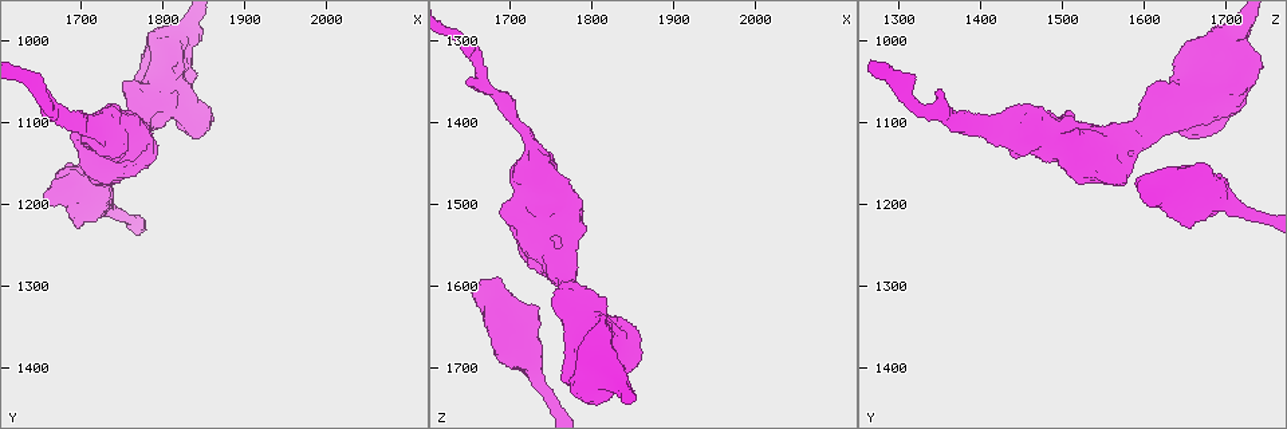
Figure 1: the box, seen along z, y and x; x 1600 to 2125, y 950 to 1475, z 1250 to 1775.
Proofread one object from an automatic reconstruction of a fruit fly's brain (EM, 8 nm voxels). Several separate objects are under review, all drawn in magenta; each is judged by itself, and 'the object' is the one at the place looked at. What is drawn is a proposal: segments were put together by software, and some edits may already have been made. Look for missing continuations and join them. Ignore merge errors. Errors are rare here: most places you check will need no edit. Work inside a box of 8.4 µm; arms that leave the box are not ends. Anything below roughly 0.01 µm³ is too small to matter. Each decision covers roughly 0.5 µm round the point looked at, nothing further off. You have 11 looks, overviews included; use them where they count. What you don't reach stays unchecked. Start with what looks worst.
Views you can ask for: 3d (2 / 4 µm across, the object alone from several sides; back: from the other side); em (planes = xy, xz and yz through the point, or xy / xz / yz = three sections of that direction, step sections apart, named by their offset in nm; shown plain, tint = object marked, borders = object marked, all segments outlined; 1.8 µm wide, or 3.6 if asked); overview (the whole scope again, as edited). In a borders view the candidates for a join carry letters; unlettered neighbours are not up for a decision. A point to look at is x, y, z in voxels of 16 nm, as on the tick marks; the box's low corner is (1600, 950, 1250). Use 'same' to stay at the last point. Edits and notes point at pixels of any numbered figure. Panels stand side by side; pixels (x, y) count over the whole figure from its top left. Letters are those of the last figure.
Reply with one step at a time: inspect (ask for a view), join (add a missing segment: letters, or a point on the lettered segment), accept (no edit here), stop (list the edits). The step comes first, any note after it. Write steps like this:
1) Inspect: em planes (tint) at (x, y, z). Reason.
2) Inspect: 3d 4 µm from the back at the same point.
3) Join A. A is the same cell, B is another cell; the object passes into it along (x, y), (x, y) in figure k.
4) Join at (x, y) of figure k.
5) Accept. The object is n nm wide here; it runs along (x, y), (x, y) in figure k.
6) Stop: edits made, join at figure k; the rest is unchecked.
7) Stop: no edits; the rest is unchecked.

Inspect: em xz step 8 (tint) at (1650, 1065, 1345). Free end.

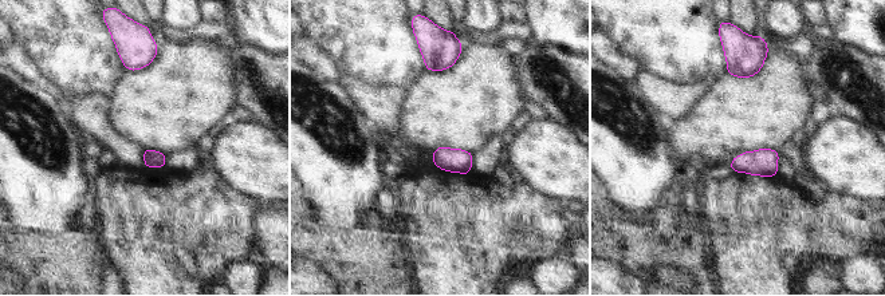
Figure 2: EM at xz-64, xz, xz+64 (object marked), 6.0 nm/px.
Inspect: em planes (borders) at the same point.

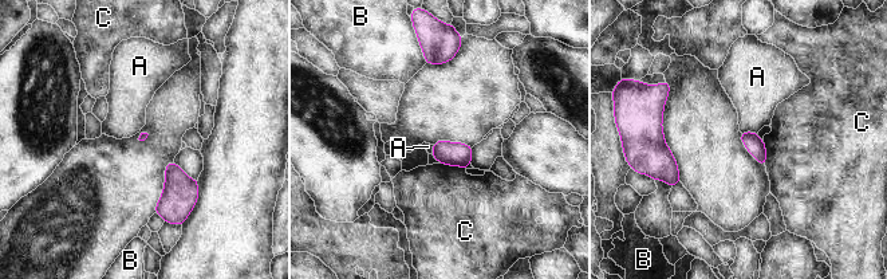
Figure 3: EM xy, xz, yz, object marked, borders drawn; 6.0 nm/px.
Accept. The longest contact is with C, 160 nm; A, B and C are other cells; a border runs along (757, 132), (741, 133) in figure 3; none of them fits.

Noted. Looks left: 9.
Inspect: 3d 4 µm at (1850, 1115, 1690). Free end.

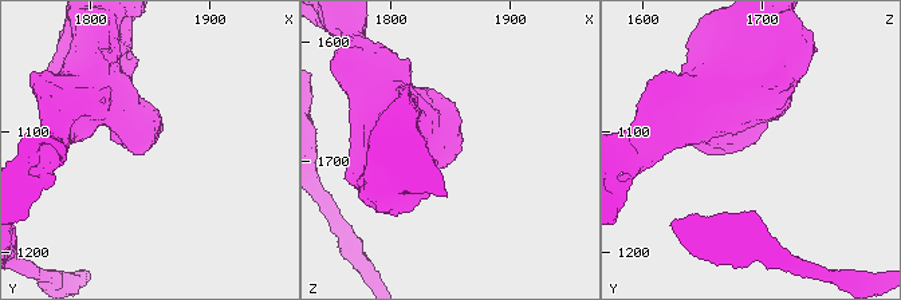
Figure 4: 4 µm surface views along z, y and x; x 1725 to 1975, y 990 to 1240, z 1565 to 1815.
Inspect: em 3.6 µm yz step 8 (tint) at (1850, 1108, 1694). Shape alone is not enough.

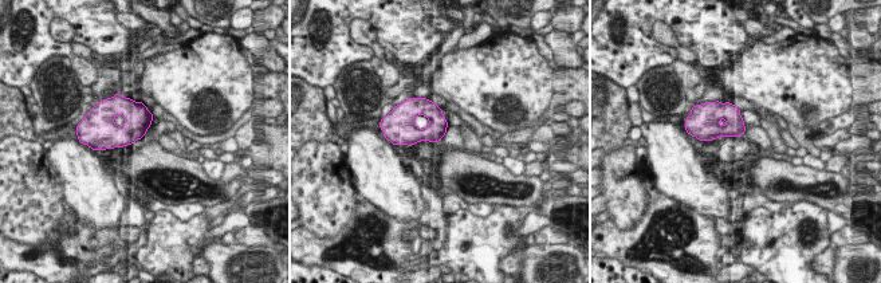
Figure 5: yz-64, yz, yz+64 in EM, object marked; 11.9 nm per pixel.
Inspect: em 3.6 µm planes (borders) at the same point.

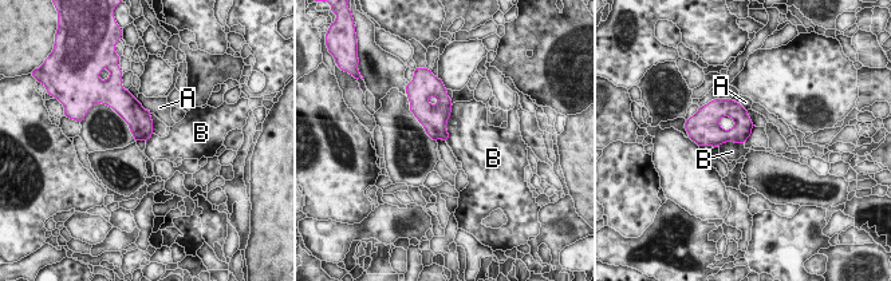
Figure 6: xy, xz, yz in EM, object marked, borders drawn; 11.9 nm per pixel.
Accept. A and B are other cells; none of them fits.

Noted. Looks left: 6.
Inspect: 3d 4 µm from the back at (1655, 1200, 1600). Free end.

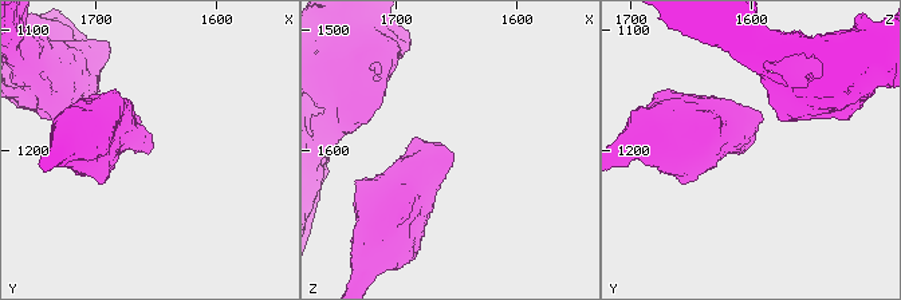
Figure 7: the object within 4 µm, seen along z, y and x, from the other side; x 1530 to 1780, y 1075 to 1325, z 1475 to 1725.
Inspect: em 3.6 µm xy step 4 (borders) at (1654, 1198, 1604).

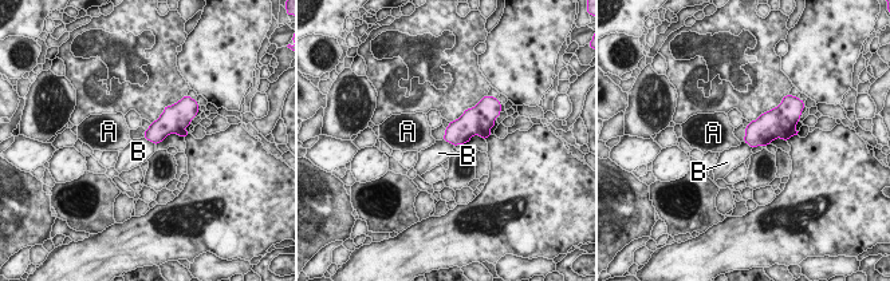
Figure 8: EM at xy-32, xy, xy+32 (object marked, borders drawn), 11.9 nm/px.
Accept. A and B are other cells; a border runs along (144, 137), (154, 145) in figure 8; none of them fits.

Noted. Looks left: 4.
Inspect: em 3.6 µm planes (tint) at (1780, 1005, 1725). Branch stops here.

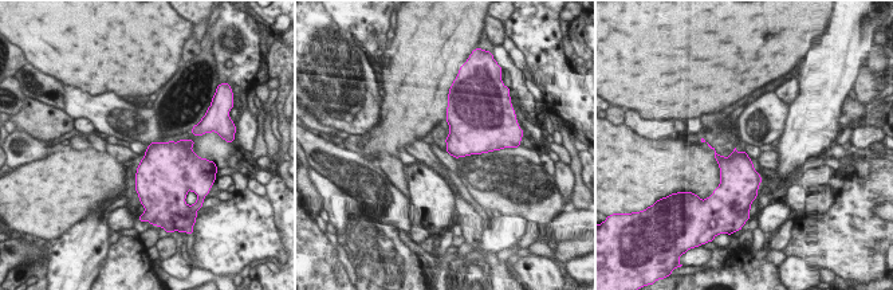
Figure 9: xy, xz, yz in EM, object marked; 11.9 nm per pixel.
Inspect: em 3.6 µm planes (borders) at the same point.

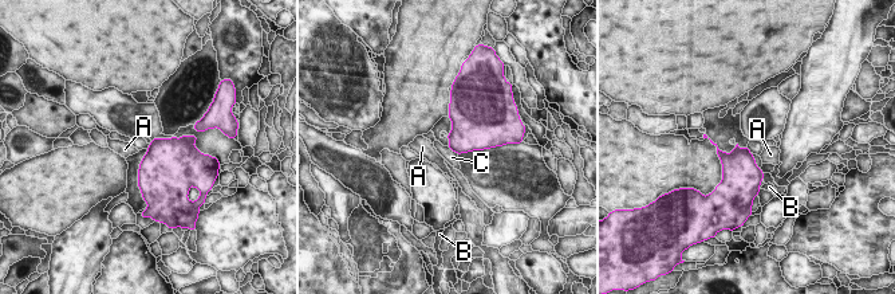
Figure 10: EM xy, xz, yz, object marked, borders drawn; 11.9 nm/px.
Accept. A, B and C are other cells; a border runs along (448, 145), (457, 155) in figure 10; none of them fits.

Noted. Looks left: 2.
Stop: no edits; the rest is unchecked.

